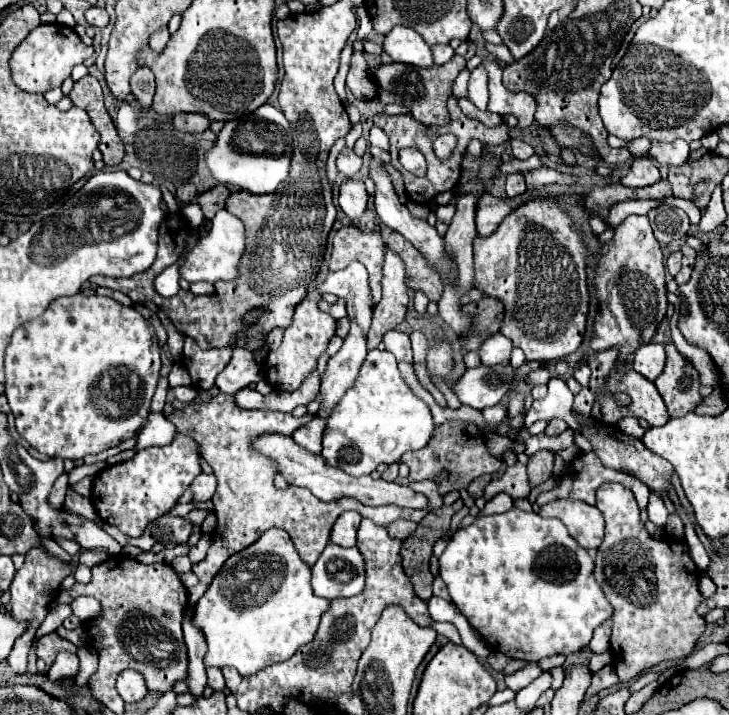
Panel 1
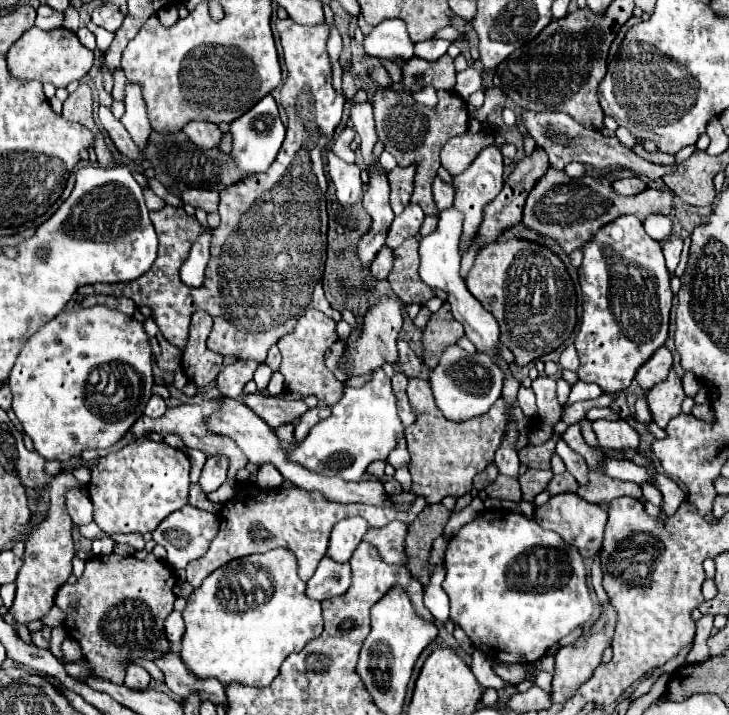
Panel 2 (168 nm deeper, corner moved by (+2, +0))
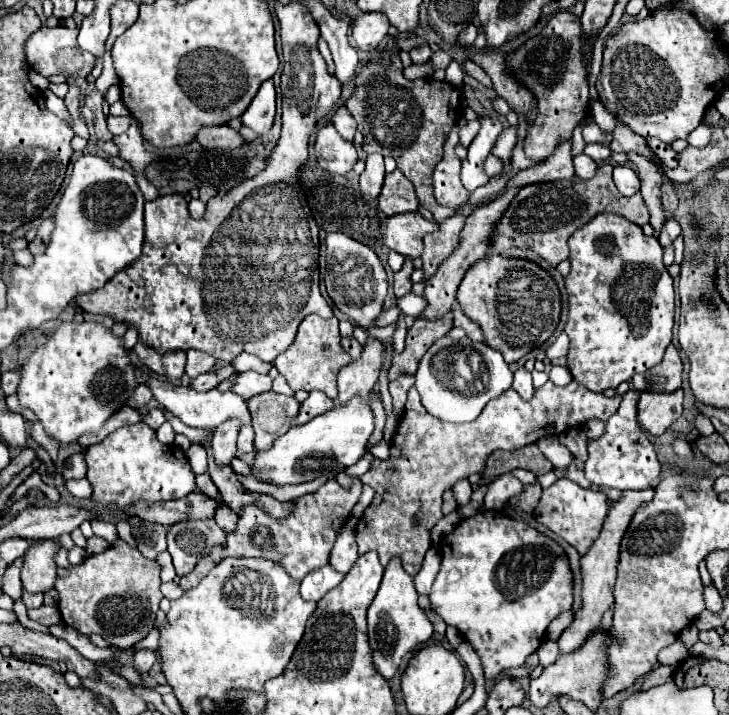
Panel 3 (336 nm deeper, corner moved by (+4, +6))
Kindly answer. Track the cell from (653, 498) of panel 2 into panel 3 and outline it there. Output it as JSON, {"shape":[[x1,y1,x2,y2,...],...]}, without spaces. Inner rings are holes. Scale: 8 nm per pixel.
{"shape":[[629,390,623,396,619,410,605,422,605,432,599,438,589,440,589,458,585,462,585,476,595,486,611,486,617,490,643,490,655,484,661,474,659,460,647,434,637,424,637,400,639,392]]}

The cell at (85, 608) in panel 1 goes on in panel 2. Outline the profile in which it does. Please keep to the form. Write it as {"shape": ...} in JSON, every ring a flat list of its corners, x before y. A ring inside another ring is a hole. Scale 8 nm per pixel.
{"shape":[[54,605,51,608,51,612,45,616,45,618,41,618,47,626,51,626,51,628,57,628,57,626,61,626,63,622,65,622,65,612]]}

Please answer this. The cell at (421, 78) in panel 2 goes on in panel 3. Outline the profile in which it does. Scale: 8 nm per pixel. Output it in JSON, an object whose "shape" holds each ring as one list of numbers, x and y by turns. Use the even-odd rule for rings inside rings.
{"shape":[[419,44,417,48,413,48,411,52,411,60,413,60,413,64,423,64,423,62,427,62,429,58,431,58,431,48,427,46,427,44]]}

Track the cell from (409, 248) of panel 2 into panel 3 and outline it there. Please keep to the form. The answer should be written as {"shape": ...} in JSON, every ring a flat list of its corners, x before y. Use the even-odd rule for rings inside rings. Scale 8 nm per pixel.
{"shape":[[405,258,405,264,403,268,395,274,395,282,393,282,393,288,395,288,395,296,401,298,405,296,407,292,411,292,411,274,413,274,413,264,411,264,411,258]]}

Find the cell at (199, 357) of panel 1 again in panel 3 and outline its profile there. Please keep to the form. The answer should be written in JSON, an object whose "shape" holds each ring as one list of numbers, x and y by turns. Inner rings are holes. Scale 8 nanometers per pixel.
{"shape":[[189,350,187,352,187,376,193,378,193,376,199,376,199,374,205,374,213,368,215,364,215,358,205,354,205,352,199,352,199,350]]}

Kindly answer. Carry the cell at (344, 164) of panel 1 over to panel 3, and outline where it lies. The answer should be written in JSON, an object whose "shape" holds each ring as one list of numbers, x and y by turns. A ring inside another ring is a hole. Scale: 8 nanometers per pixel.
{"shape":[[339,106,339,108,335,110,335,114,331,116,331,122,335,124,337,132,339,132,345,140,349,140,349,142,353,140,353,134,355,134,355,130,357,130,357,124,355,124,351,112,347,110,347,106]]}

